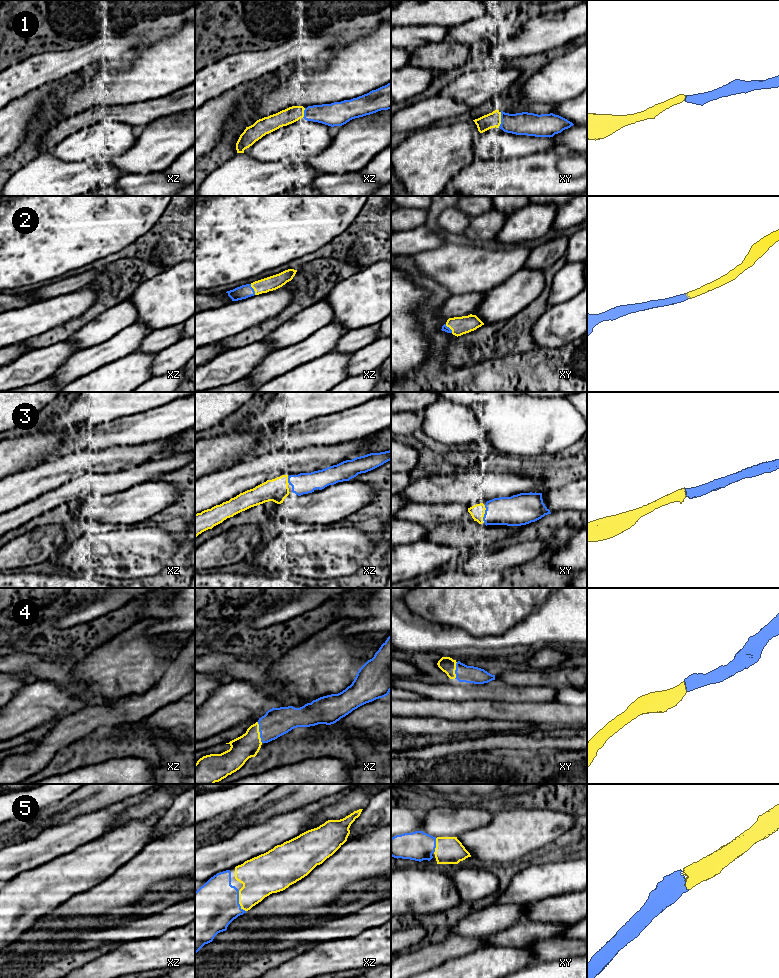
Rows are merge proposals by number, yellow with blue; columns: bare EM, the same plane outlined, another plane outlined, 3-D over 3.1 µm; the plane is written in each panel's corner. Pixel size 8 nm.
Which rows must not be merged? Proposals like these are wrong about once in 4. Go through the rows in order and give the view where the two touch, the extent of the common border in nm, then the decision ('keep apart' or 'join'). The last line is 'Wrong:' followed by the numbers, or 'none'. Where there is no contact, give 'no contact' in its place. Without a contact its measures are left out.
1: xy | 130 nm | join
2: xz | 100 nm | join
3: xy | 130 nm | join
4: xz | 170 nm | join
5: xz | 190 nm | join
Wrong: none

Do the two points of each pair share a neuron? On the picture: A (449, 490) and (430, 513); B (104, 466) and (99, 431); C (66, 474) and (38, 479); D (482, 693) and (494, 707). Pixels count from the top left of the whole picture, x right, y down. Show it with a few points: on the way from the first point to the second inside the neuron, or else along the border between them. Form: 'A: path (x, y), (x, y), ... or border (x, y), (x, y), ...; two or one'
A: border (414, 503), (462, 503); two
B: border (125, 445), (111, 446), (100, 450); two
C: path (59, 474), (45, 477); one
D: border (465, 701), (513, 701); two

